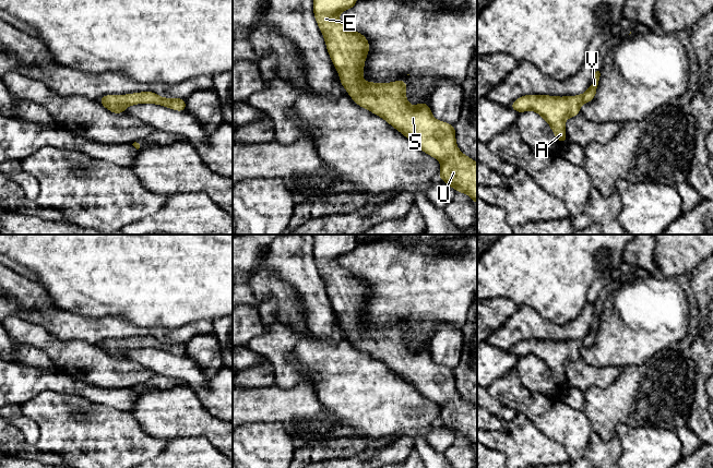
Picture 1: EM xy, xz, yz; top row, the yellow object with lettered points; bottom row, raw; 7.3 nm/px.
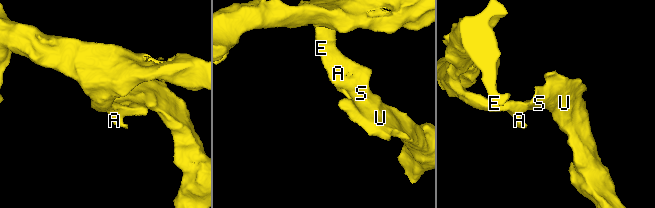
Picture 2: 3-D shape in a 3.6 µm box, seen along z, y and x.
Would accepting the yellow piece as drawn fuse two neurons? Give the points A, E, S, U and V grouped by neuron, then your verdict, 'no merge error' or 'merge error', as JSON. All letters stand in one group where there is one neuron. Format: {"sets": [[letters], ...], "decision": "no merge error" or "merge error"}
{"sets": [["A", "E", "S", "U", "V"]], "decision": "no merge error"}

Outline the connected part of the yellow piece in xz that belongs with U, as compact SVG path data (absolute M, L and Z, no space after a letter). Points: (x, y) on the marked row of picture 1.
M313 0L313 13L318 26L324 36L331 60L340 73L342 85L355 103L382 117L397 131L408 137L417 147L441 161L439 177L456 192L464 192L477 204L477 164L462 154L455 143L455 128L448 122L436 120L429 109L429 104L412 107L404 94L408 83L396 81L387 84L365 83L363 69L369 51L367 38L338 21L338 13L352 9L358 0Z

